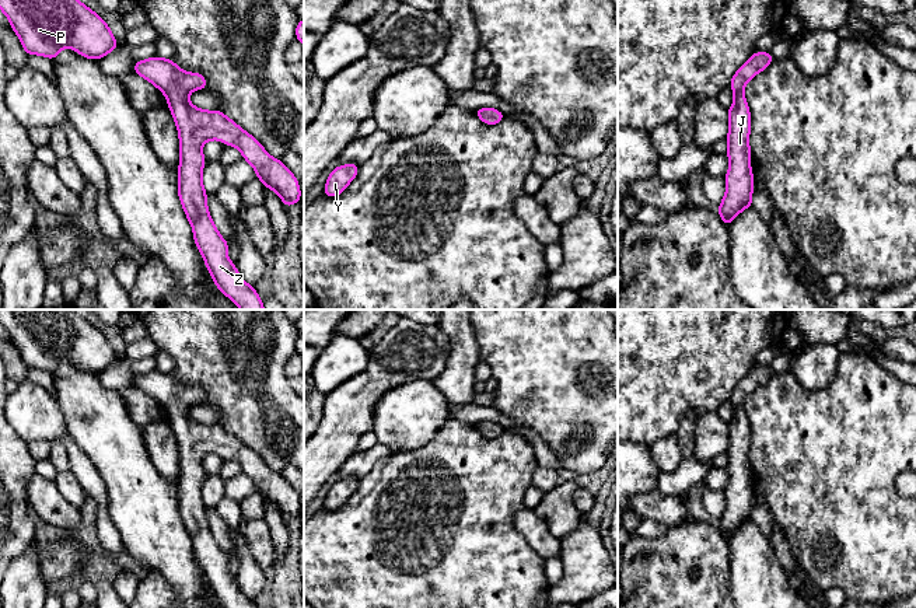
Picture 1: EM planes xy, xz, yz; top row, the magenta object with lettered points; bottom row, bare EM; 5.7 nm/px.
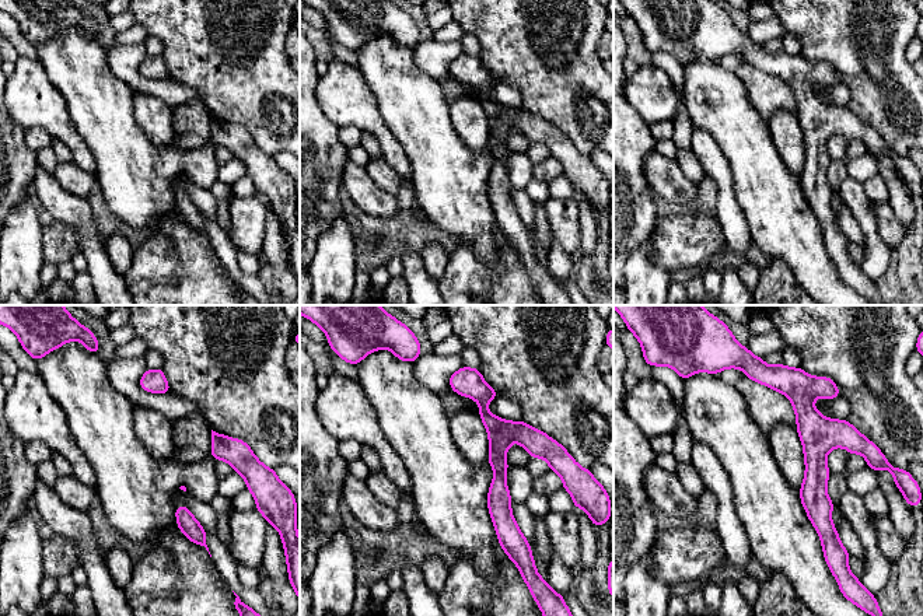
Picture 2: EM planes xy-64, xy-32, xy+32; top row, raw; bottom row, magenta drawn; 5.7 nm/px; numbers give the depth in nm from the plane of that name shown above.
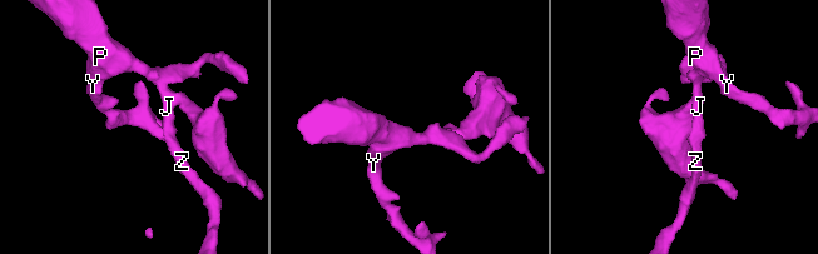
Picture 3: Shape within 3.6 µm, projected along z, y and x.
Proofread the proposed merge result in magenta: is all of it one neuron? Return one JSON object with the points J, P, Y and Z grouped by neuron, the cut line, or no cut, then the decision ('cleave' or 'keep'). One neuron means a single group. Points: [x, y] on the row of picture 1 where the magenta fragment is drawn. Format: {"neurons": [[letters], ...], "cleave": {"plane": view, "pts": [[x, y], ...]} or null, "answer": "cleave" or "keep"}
{"neurons": [["J", "P", "Y", "Z"]], "cleave": null, "answer": "keep"}

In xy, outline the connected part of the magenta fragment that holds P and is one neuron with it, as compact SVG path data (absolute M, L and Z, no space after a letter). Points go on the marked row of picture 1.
M0 0L27 55L55 60L63 48L99 60L116 46L108 24L78 0Z

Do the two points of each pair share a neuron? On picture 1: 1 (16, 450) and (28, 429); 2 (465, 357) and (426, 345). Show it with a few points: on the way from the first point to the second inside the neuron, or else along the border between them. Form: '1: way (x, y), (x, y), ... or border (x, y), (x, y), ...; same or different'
1: border (14, 430), (28, 443); different
2: border (439, 325), (450, 355), (433, 381); different

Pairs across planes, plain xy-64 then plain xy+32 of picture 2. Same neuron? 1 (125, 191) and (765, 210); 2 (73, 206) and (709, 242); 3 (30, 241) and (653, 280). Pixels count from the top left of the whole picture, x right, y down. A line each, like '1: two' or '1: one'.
1: one
2: two
3: one

